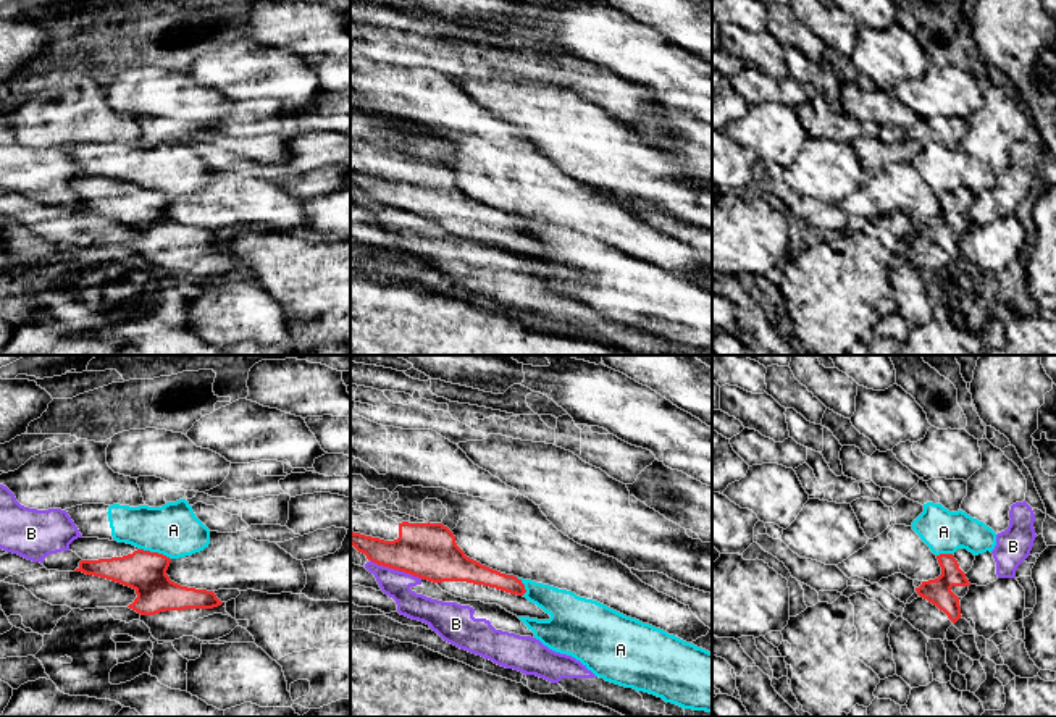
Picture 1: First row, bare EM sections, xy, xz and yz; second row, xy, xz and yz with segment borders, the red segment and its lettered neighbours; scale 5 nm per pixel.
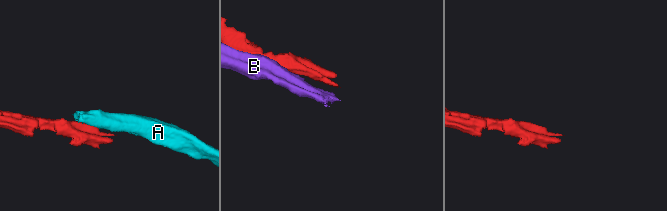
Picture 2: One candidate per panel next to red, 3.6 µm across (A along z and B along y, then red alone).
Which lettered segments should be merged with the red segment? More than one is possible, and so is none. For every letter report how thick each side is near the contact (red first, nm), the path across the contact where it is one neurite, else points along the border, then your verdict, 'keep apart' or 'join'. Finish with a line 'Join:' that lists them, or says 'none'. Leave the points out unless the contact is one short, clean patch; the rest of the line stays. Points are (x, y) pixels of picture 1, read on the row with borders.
A: 200 nm thick on the red side, 260 nm on the other; border along xy (139, 548), (162, 553), (170, 559); keep apart
B: 280 nm thick on the red side, 140 nm on the other; keep apart
Join: none

